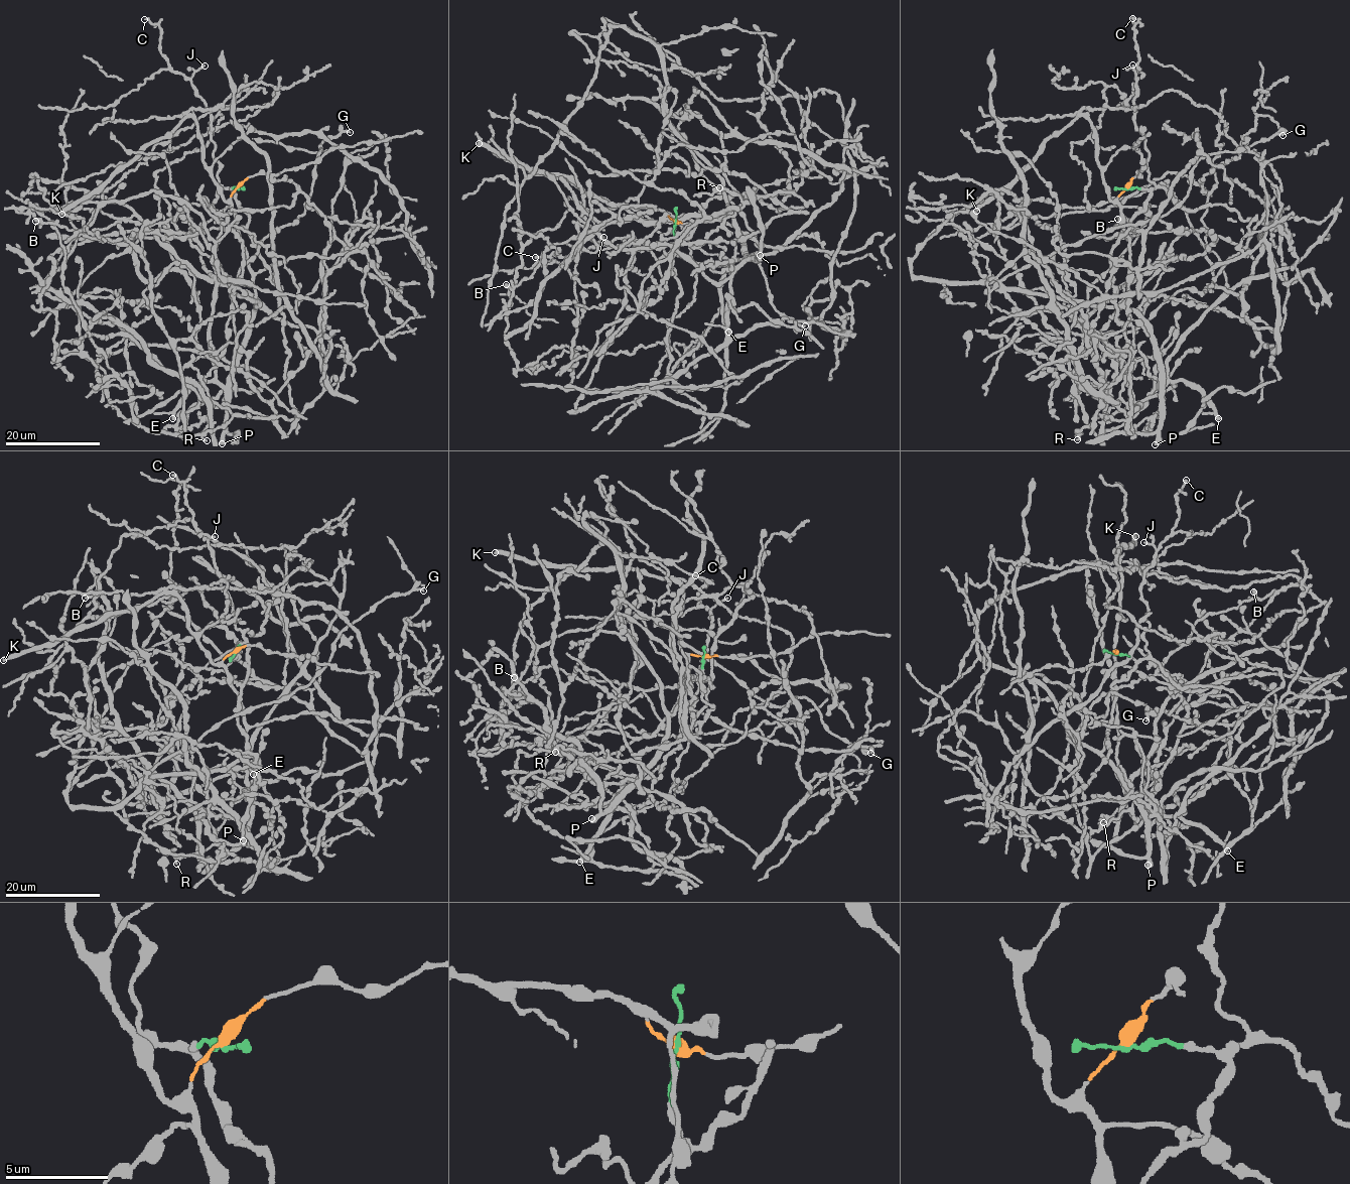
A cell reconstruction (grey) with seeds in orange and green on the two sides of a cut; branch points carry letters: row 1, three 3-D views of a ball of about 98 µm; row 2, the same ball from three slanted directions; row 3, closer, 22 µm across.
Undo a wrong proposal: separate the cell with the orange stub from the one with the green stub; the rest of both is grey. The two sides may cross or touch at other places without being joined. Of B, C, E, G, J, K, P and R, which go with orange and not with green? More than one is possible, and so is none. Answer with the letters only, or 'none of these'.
E, G, K, P

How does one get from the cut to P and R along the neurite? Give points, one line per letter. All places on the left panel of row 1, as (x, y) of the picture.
P: (239, 187), (234, 190), (231, 204), (252, 274), (256, 304), (230, 381), (222, 444)
R: (239, 188), (231, 187), (250, 237), (281, 289), (295, 417), (236, 415), (207, 440)

